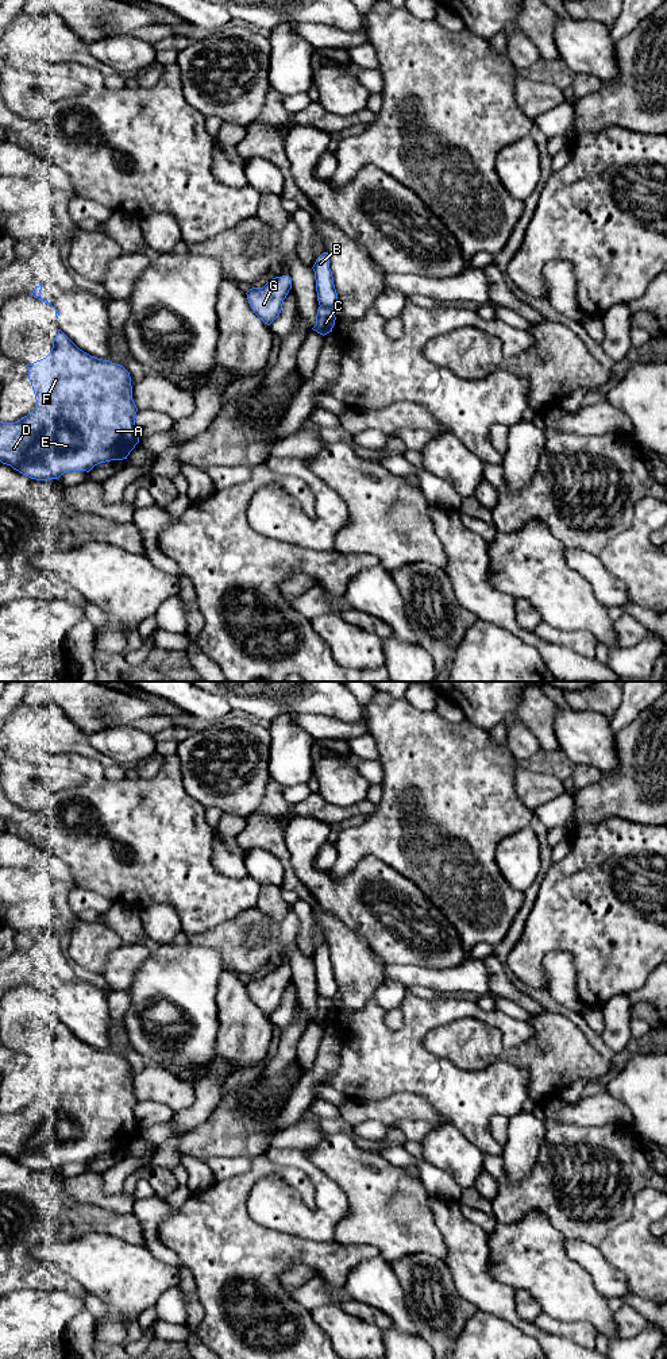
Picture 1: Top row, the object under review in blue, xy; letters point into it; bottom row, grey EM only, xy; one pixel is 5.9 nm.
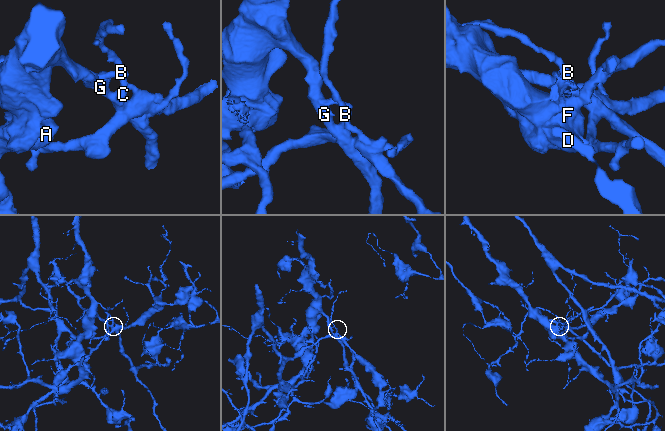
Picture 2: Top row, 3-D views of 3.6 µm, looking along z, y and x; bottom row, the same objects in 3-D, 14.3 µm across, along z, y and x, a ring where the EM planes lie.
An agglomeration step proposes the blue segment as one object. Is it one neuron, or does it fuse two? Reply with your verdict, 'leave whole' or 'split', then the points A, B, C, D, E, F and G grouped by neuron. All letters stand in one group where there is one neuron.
split | A C D E F G / B

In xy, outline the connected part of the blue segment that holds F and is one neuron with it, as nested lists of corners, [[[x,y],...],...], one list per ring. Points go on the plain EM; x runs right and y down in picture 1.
[[[61,1020],[53,1031],[50,1045],[26,1055],[36,1099],[15,1113],[0,1112],[0,1153],[20,1165],[36,1170],[58,1170],[68,1162],[89,1163],[95,1157],[127,1150],[139,1134],[135,1116],[138,1099],[132,1090],[130,1063],[120,1055],[97,1050],[80,1041]]]

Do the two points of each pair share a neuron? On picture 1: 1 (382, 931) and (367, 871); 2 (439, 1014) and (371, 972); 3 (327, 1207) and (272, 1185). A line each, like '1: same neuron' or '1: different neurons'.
1: same neuron
2: different neurons
3: same neuron

